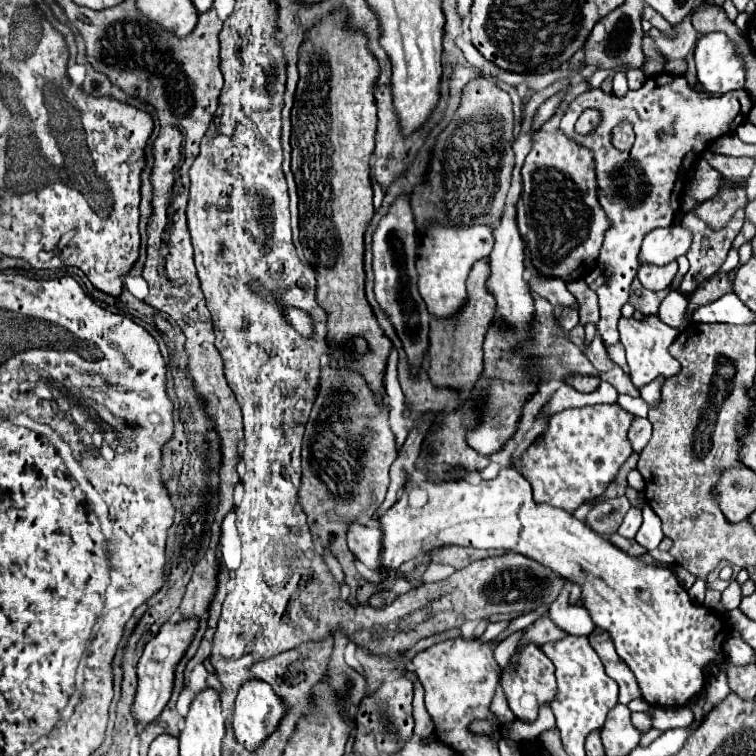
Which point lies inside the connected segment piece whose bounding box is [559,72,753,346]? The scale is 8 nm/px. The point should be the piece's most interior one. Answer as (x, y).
(671, 121)

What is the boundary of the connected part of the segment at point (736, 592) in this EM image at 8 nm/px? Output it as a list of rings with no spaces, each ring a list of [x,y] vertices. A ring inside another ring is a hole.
[[[731,580],[731,584],[727,586],[727,590],[723,590],[721,602],[727,608],[737,608],[739,606],[739,602],[741,602],[741,586],[739,586],[737,580]]]

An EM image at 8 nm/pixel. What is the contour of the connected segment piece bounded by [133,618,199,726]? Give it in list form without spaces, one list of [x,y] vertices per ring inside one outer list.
[[[179,618],[177,622],[169,620],[161,626],[159,634],[147,642],[143,656],[137,664],[139,686],[137,686],[137,696],[135,696],[135,704],[133,704],[133,716],[143,726],[151,724],[163,712],[163,706],[167,706],[167,702],[171,698],[171,690],[173,690],[175,666],[187,652],[191,640],[195,638],[197,628],[199,628],[199,618]]]

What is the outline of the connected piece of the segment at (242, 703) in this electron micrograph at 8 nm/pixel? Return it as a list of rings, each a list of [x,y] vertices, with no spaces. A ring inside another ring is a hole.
[[[251,680],[245,682],[237,694],[235,700],[235,716],[233,716],[233,730],[235,730],[235,738],[237,742],[247,748],[249,752],[255,752],[263,746],[263,742],[277,730],[277,726],[281,724],[283,716],[287,714],[287,704],[275,694],[275,690],[261,680]]]

